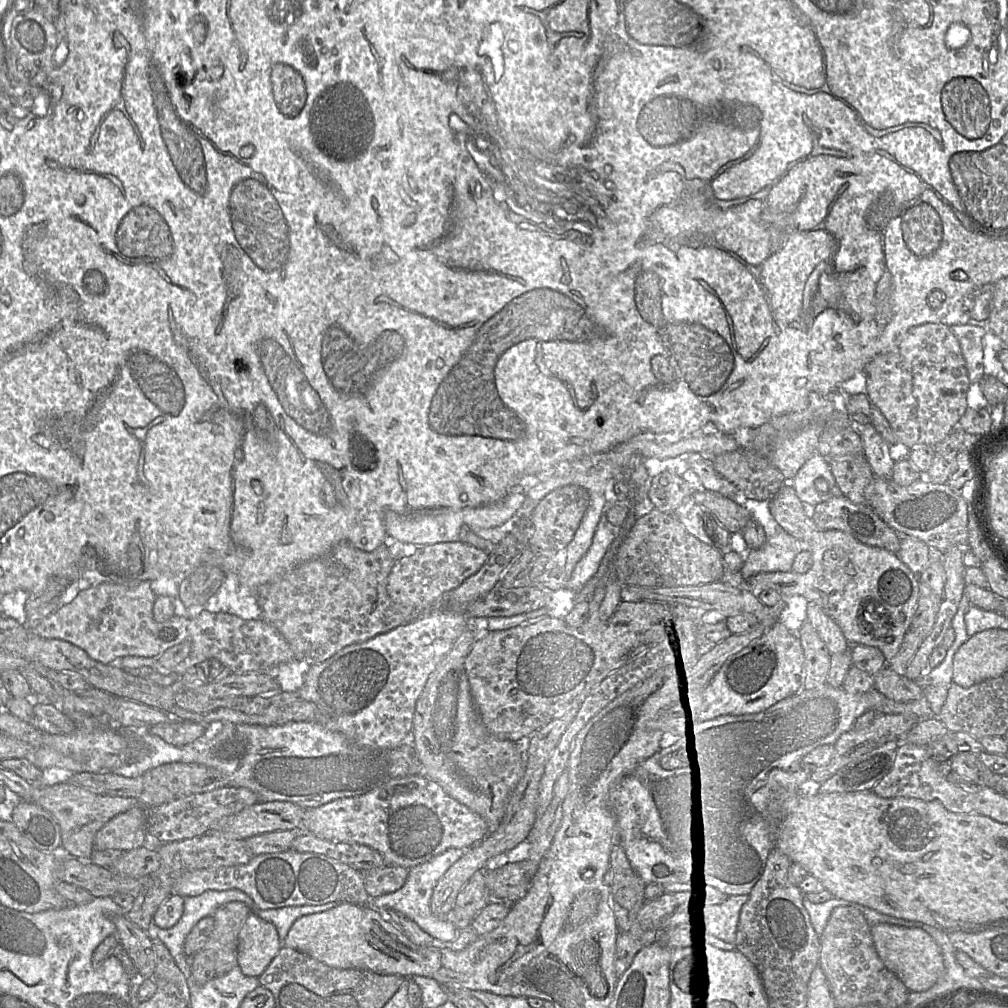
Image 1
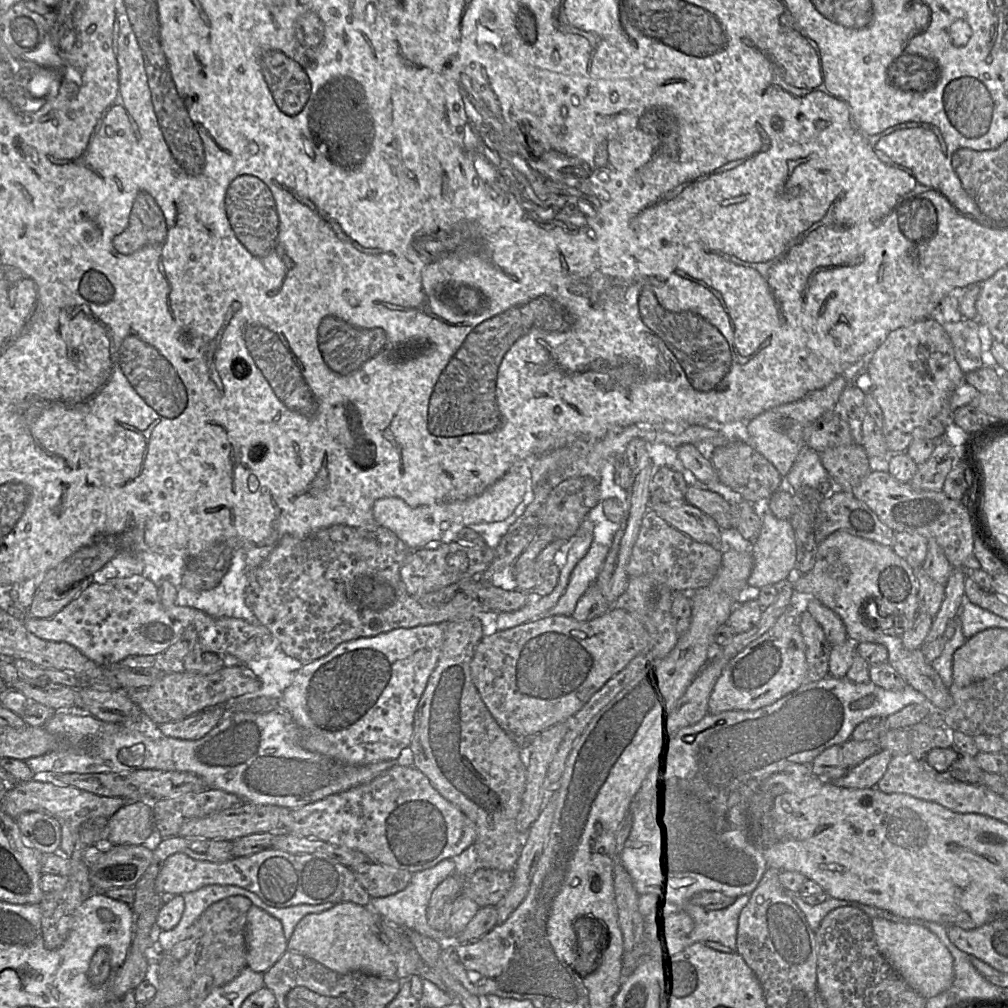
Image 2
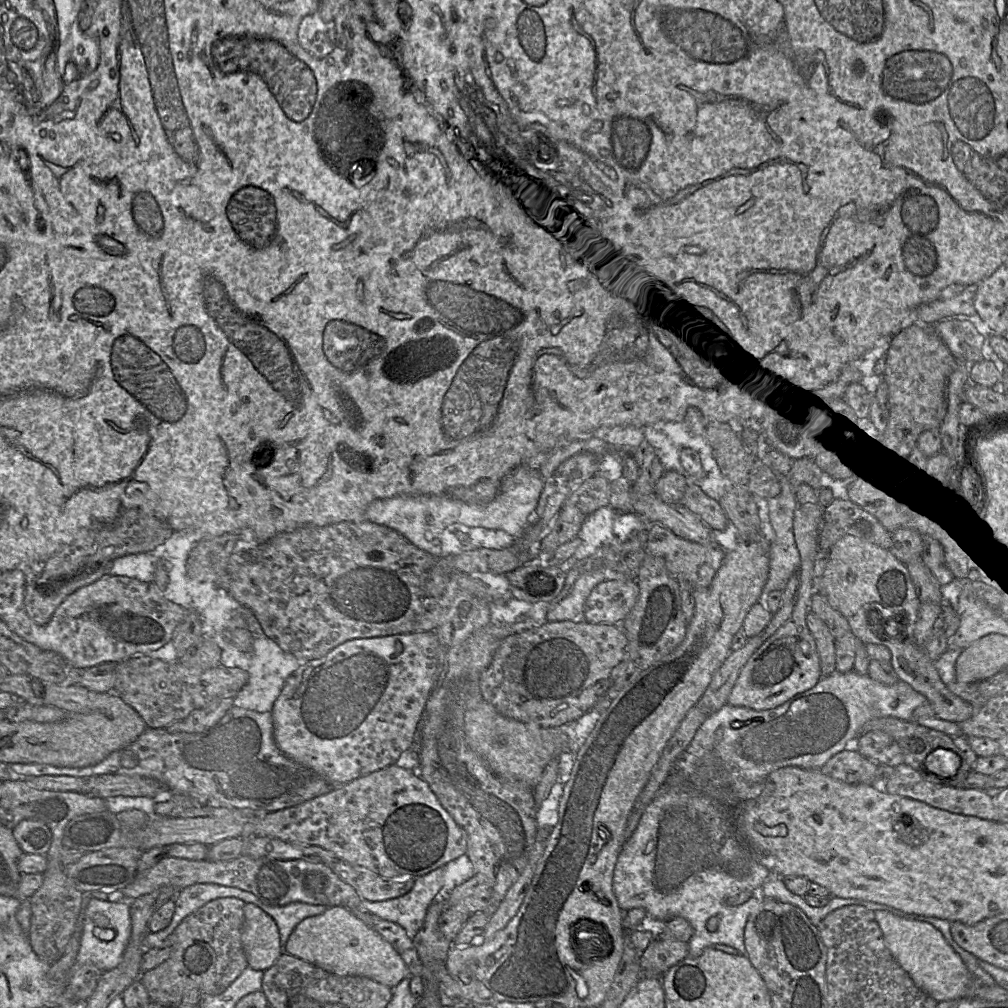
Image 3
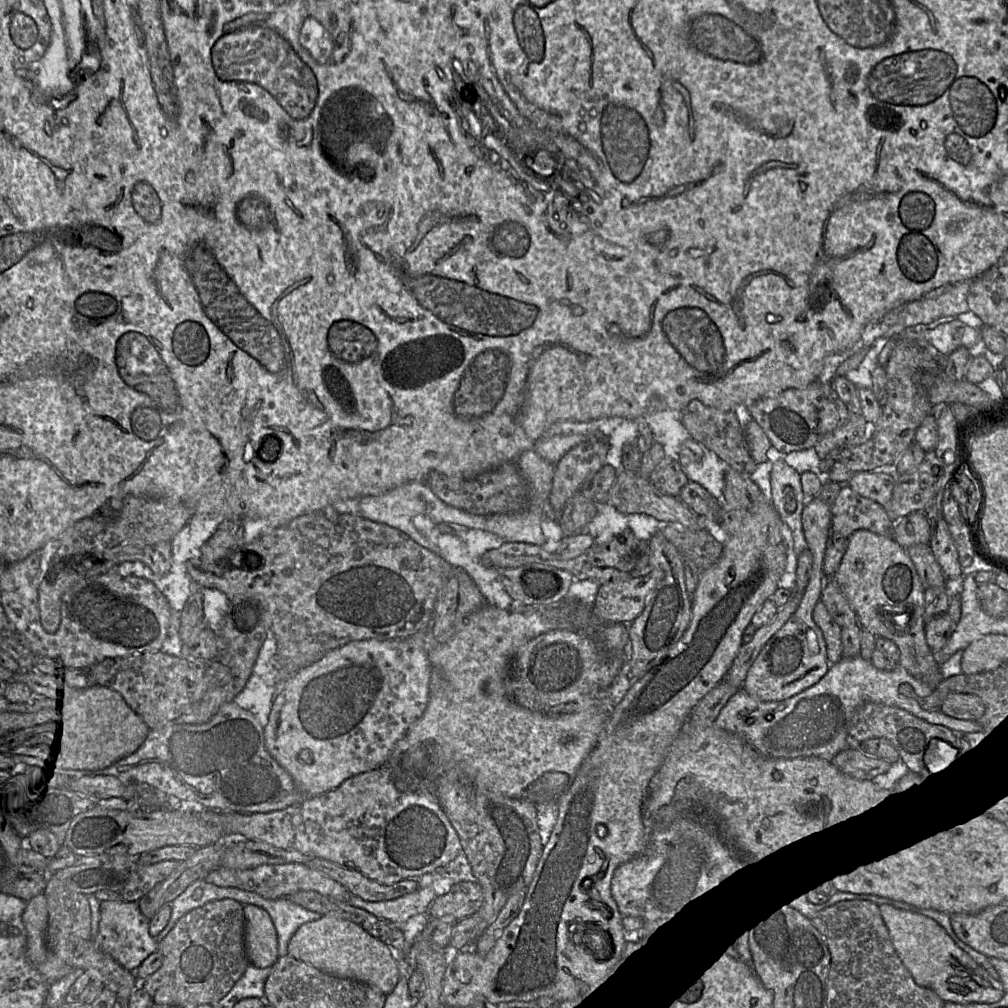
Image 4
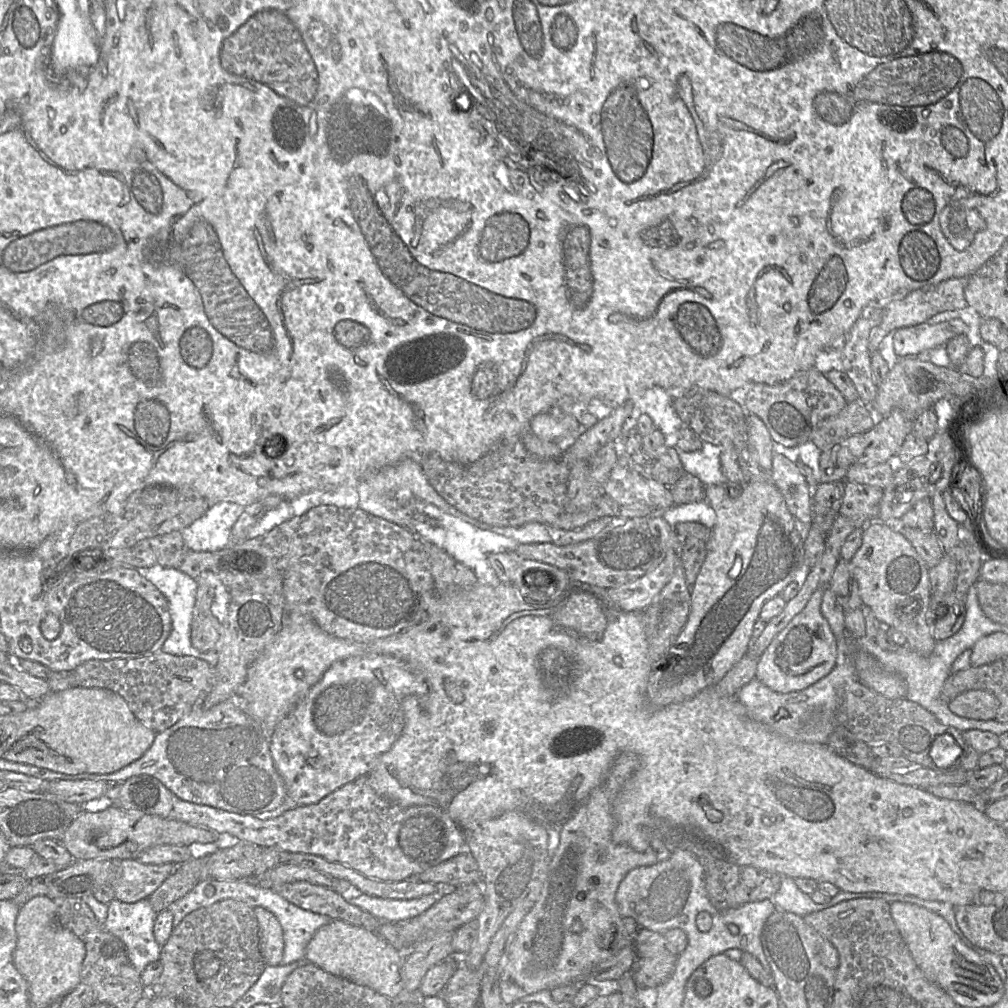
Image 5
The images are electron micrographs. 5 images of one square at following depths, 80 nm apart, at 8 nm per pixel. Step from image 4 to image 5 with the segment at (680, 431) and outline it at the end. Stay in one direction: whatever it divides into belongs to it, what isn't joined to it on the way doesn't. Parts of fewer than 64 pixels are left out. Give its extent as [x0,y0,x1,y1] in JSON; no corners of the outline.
[632,386,683,447]

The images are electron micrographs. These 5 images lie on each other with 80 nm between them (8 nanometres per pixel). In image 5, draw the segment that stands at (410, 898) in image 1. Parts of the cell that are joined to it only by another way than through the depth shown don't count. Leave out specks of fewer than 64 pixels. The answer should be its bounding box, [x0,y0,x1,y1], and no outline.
[342,886,442,922]

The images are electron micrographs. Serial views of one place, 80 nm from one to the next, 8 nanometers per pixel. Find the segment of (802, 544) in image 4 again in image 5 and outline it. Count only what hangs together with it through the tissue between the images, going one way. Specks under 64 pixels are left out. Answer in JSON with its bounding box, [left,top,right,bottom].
[771,454,813,540]

